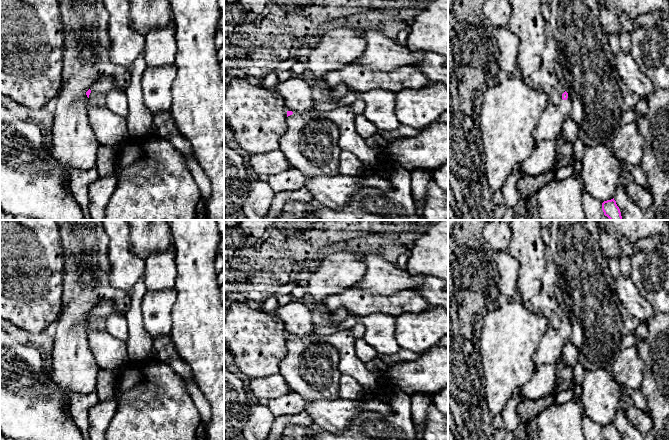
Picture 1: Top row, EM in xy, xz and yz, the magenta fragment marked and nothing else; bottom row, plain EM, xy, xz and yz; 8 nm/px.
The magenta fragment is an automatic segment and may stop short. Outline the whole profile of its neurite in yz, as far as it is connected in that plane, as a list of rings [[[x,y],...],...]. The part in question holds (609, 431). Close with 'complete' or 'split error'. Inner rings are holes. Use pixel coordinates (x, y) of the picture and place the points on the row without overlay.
[[[613,423],[604,425],[602,427],[602,434],[605,440],[621,440],[619,431],[616,425]]]; complete

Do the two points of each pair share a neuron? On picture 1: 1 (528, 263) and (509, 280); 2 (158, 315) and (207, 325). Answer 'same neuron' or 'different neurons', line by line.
1: different neurons
2: different neurons

